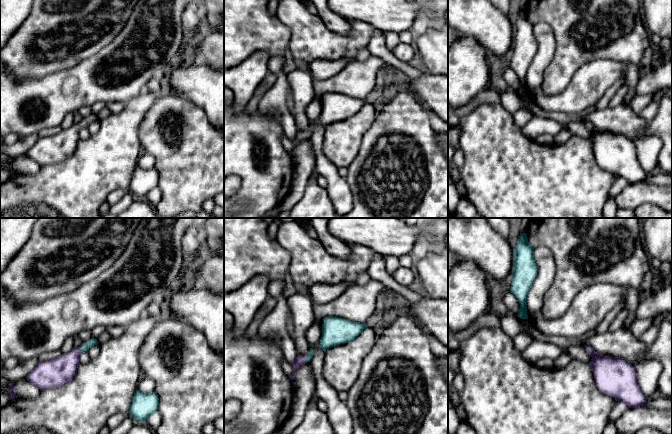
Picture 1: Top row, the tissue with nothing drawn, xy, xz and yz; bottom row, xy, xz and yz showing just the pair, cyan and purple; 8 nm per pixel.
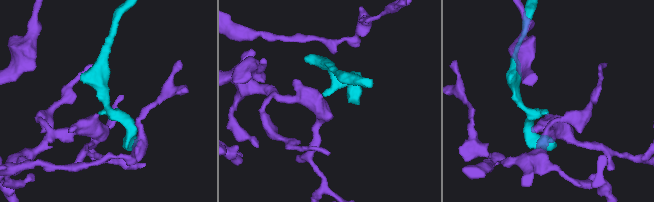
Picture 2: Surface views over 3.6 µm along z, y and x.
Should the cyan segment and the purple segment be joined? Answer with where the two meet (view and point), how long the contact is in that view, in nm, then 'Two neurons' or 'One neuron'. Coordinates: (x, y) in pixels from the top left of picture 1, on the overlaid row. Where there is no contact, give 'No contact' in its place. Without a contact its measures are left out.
Touches cyan at xz (306, 359). Shared border 50 nm. One neuron

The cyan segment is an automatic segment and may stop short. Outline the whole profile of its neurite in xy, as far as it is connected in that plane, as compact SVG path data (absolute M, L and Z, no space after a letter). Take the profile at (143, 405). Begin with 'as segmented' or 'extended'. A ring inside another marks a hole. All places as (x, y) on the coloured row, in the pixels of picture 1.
as segmented | M136 390L129 408L129 415L139 422L145 422L152 413L158 410L158 406L159 398L154 391L143 393Z

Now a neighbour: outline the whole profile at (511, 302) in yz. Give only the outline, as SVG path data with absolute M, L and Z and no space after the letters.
M509 291L505 295L504 299L505 299L505 305L509 310L509 313L517 315L520 310L520 304L515 295L511 291Z

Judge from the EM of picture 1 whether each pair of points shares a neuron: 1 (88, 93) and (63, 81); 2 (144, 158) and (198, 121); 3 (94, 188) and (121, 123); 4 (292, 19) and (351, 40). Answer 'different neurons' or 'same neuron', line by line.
1: same neuron
2: different neurons
3: same neuron
4: same neuron

